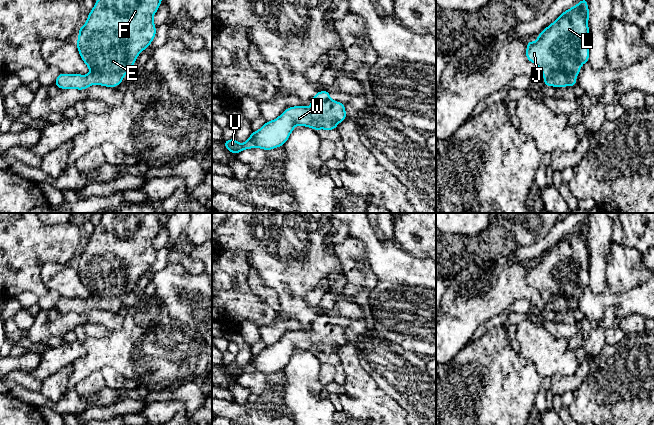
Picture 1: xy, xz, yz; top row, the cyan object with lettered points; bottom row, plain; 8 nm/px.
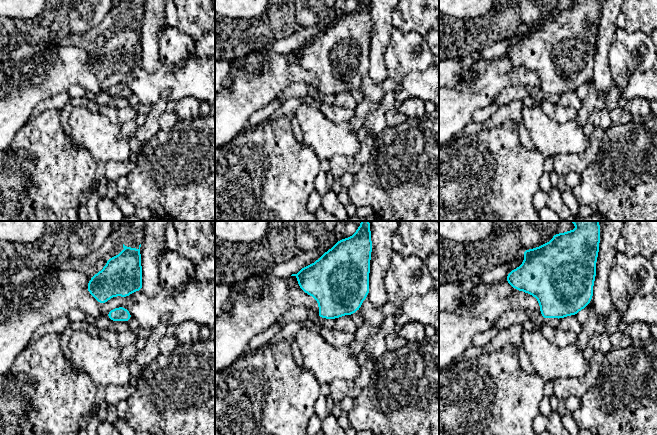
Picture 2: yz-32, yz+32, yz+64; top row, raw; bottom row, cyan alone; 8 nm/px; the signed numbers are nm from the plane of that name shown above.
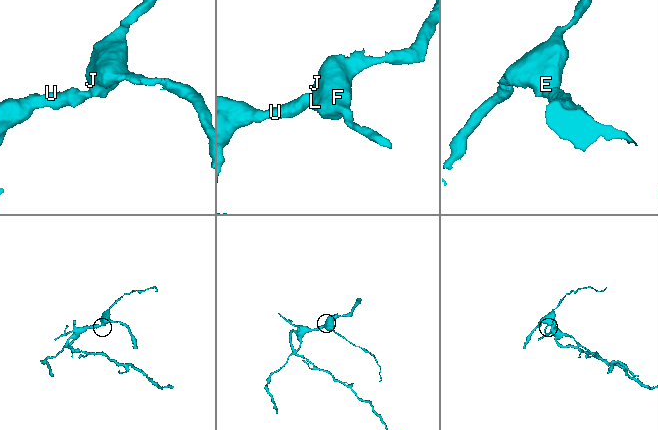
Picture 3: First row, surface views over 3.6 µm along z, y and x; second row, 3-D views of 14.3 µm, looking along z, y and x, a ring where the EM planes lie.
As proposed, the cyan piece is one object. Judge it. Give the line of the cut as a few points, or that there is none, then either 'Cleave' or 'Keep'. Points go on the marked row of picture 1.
No split. Keep

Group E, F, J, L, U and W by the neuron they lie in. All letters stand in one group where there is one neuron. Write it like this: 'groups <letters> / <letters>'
groups E F J L U W

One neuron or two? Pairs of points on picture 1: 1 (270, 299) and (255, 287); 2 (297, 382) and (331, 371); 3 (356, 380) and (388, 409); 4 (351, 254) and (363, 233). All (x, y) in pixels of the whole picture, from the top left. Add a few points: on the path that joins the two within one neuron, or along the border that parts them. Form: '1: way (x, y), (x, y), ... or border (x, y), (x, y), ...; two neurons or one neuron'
1: way (266, 295), (259, 289); one neuron
2: border (322, 363), (319, 373), (321, 385); two neurons
3: way (364, 388), (380, 404); one neuron
4: border (348, 235), (363, 244), (366, 261); two neurons

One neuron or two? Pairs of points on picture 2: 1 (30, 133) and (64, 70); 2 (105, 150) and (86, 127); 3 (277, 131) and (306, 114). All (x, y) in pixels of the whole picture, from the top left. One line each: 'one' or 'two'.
1: two
2: one
3: two

